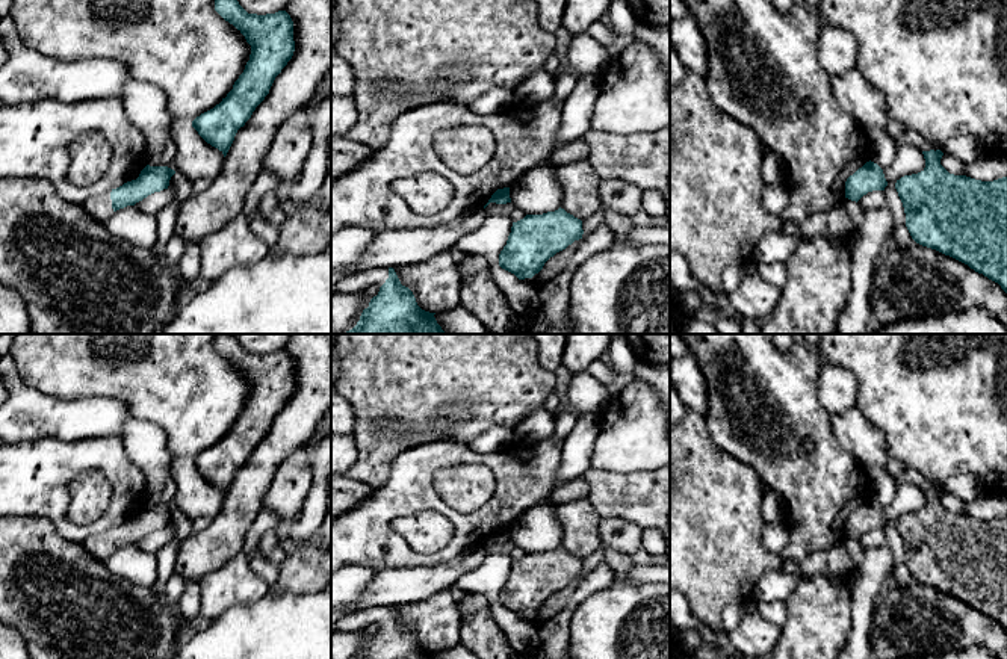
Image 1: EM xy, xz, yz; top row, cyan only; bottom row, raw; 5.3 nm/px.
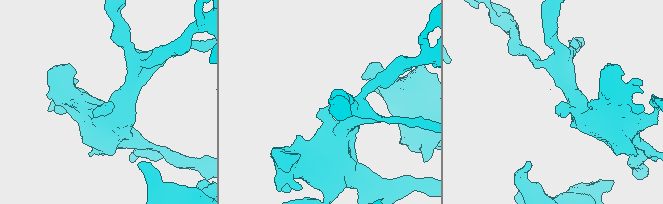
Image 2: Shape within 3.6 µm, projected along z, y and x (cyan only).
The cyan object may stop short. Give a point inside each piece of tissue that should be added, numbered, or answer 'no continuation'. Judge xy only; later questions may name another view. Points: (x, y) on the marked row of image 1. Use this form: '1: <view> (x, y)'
1: xy (100, 207)

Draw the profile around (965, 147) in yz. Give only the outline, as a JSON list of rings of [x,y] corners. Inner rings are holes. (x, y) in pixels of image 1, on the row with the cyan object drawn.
[[[960,135],[948,139],[942,145],[942,153],[953,156],[963,163],[971,163],[983,153],[983,147],[975,136]]]

